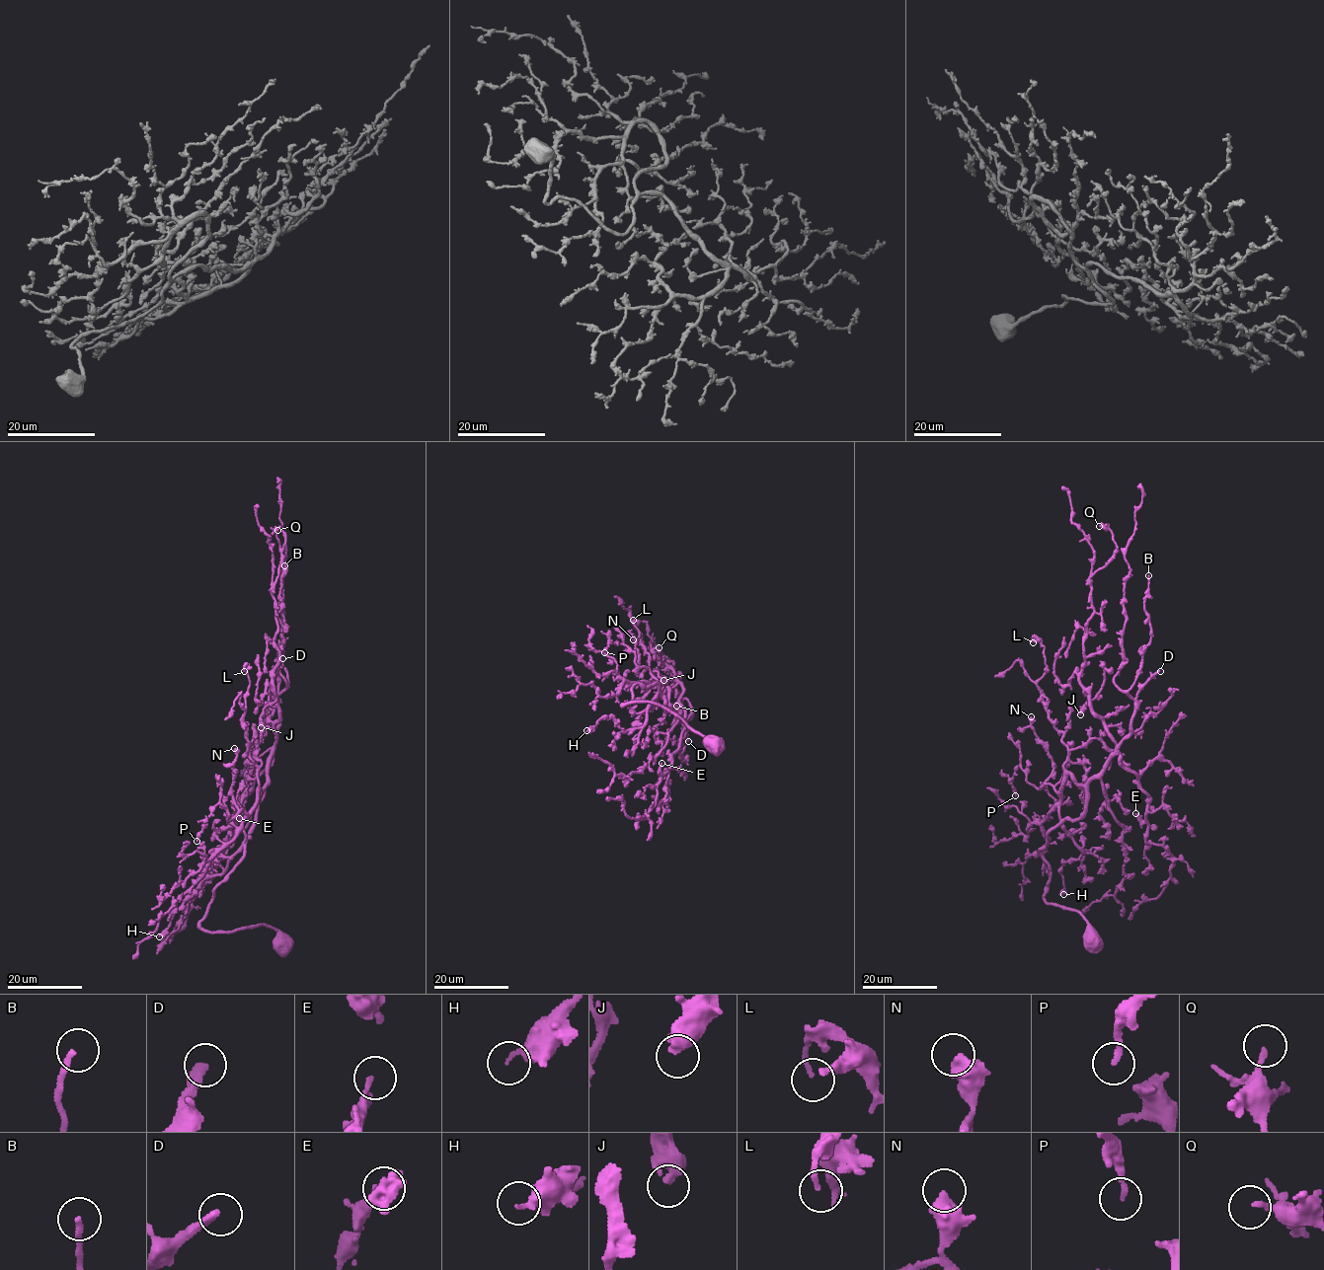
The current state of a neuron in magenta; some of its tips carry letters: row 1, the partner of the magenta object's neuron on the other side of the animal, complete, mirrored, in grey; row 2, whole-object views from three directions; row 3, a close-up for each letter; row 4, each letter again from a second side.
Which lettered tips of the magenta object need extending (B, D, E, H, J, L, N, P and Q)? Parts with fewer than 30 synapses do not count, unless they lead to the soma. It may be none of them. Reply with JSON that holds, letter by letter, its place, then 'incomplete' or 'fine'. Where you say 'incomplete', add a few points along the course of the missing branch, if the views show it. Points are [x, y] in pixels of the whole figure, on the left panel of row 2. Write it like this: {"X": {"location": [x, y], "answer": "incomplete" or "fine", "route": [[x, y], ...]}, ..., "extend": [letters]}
{"B": {"location": [284, 565], "answer": "incomplete", "route": [[284, 565], [290, 542], [285, 507]]}, "D": {"location": [282, 658], "answer": "incomplete", "route": [[282, 658], [286, 605], [281, 579], [292, 537], [289, 507], [284, 501], [288, 492]]}, "E": {"location": [239, 818], "answer": "fine"}, "H": {"location": [159, 936], "answer": "fine"}, "J": {"location": [261, 727], "answer": "fine"}, "L": {"location": [244, 671], "answer": "fine"}, "N": {"location": [234, 748], "answer": "fine"}, "P": {"location": [196, 841], "answer": "fine"}, "Q": {"location": [277, 530], "answer": "fine"}, "extend": ["B", "D"]}

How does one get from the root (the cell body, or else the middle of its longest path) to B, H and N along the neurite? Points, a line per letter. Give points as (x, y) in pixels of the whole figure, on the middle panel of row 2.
B: (712, 742), (656, 704), (622, 704), (634, 685), (655, 682), (688, 729), (692, 716), (682, 724), (676, 706)
H: (712, 742), (656, 704), (622, 705), (634, 685), (655, 682), (642, 726), (626, 730), (604, 717), (586, 730)
N: (712, 742), (656, 704), (622, 705), (637, 683), (655, 682), (659, 690), (647, 668), (639, 674), (633, 639)

